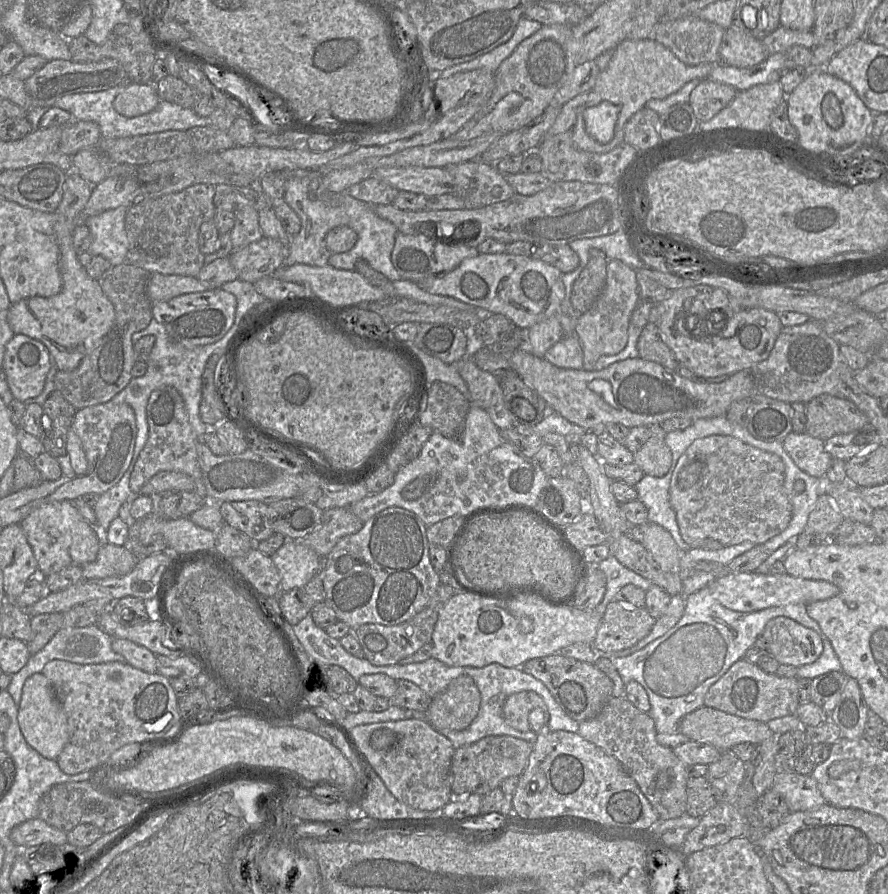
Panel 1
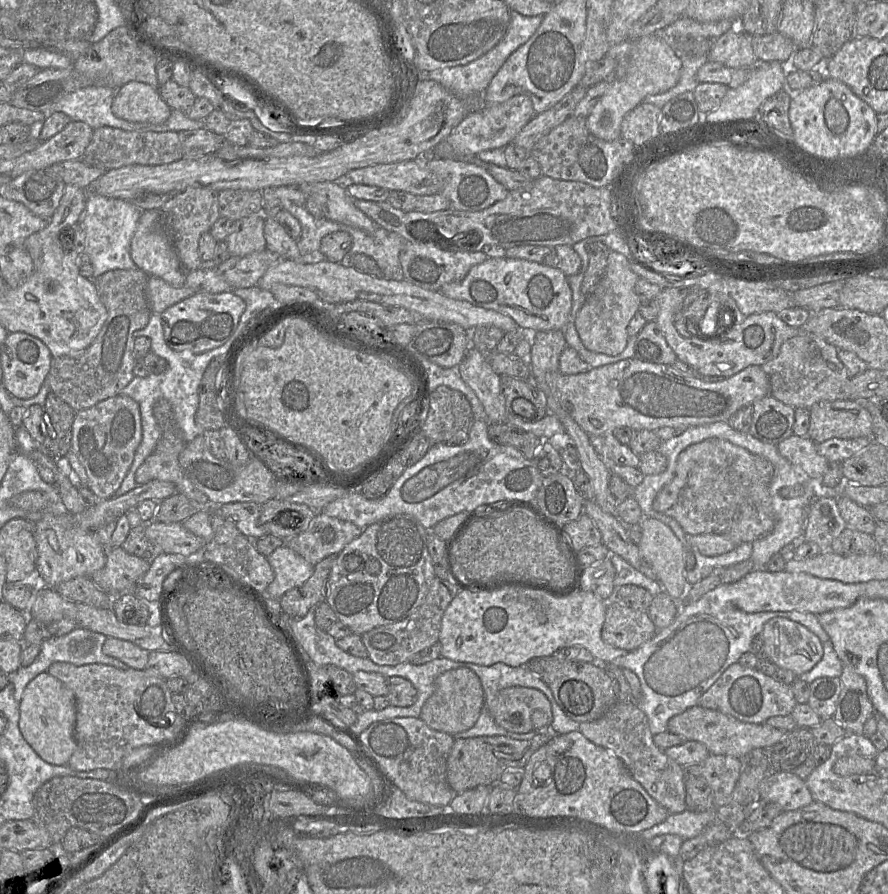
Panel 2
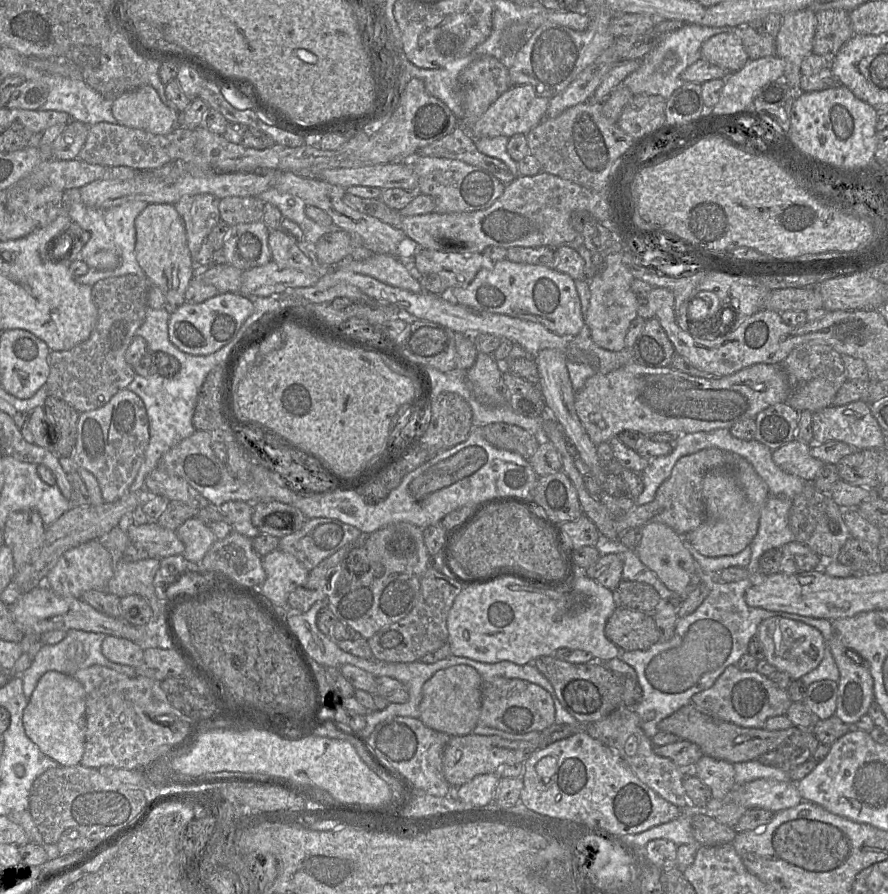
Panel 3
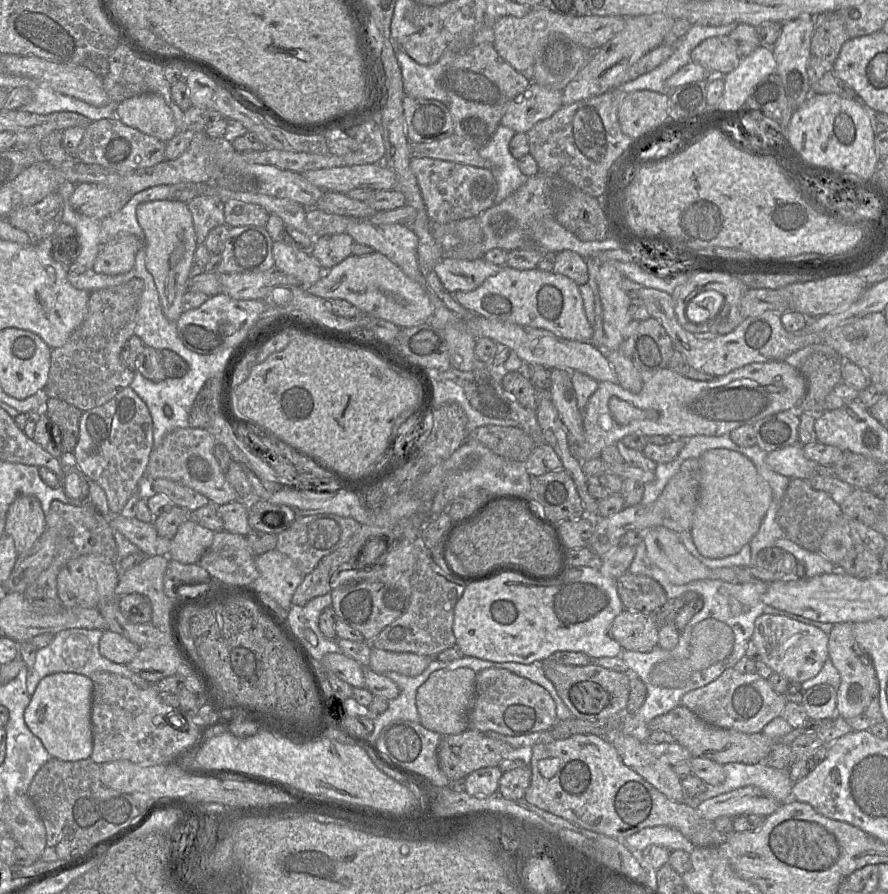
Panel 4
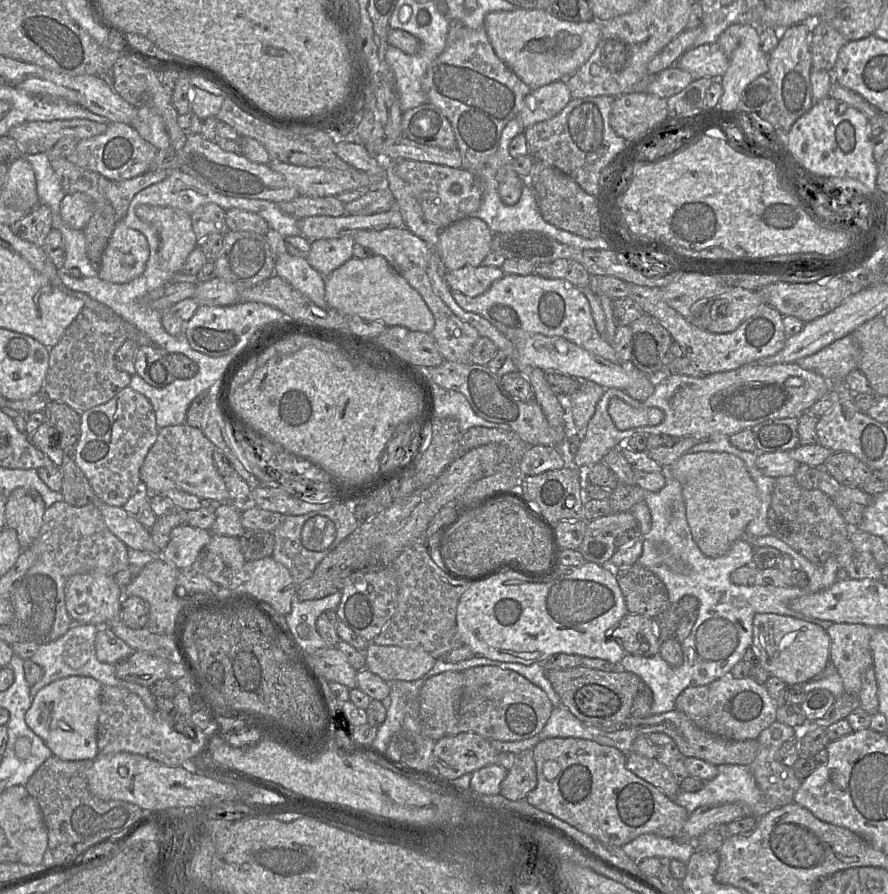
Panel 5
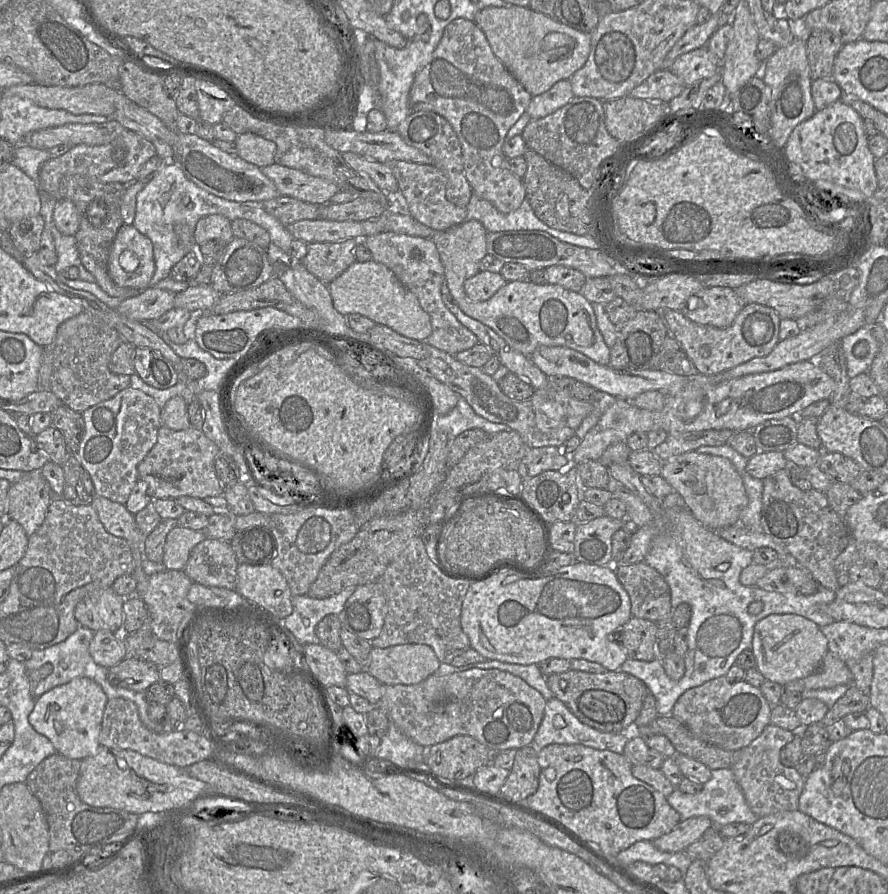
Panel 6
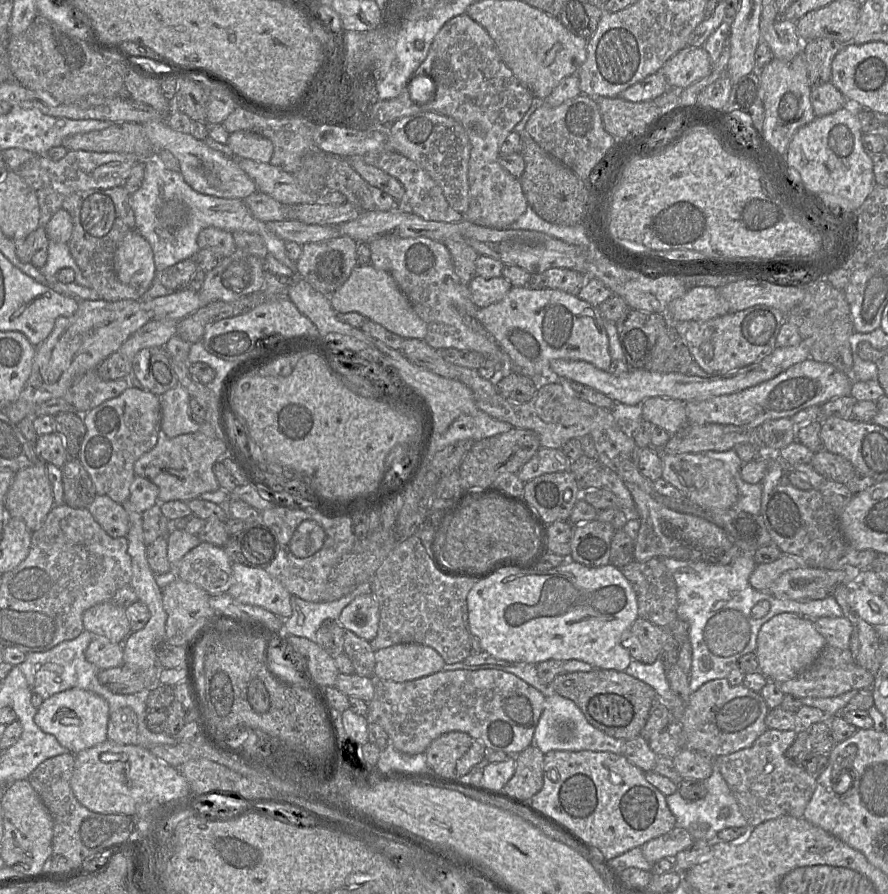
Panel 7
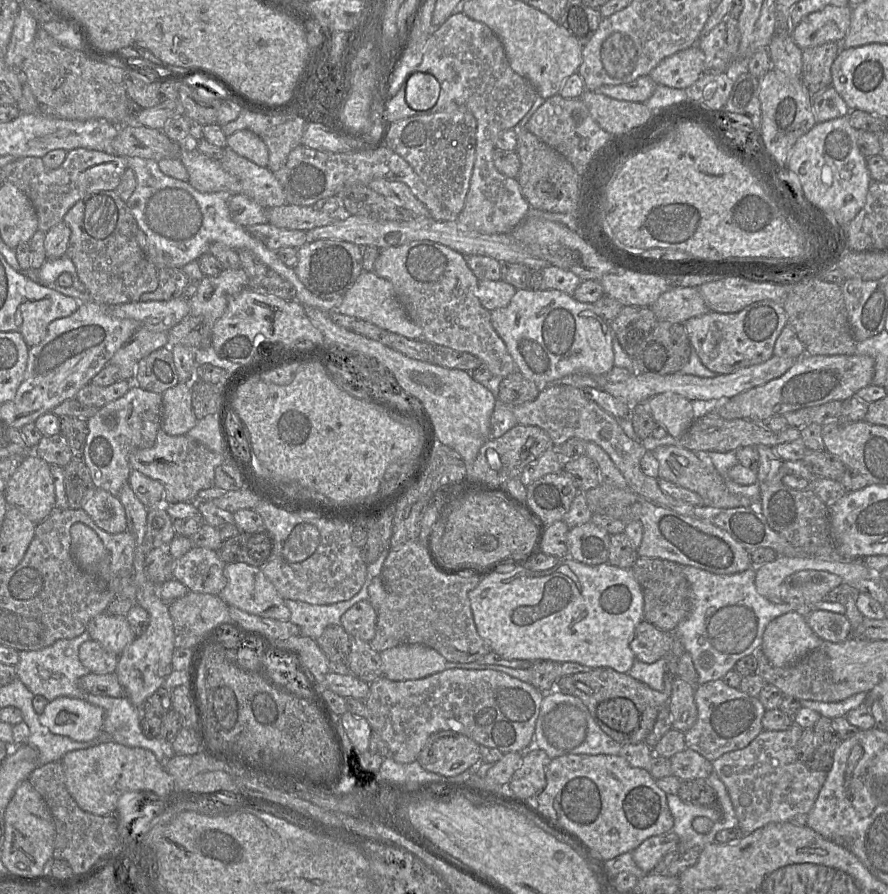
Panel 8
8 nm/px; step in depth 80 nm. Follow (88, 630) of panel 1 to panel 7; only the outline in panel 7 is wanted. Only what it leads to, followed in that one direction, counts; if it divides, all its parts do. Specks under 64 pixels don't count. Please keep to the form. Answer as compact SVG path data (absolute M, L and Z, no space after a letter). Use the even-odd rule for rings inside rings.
M87 630L75 639L63 641L50 650L44 652L30 652L26 654L23 663L17 665L32 692L40 695L44 700L52 695L71 689L80 688L91 691L104 698L109 705L110 712L115 712L122 707L130 707L137 716L139 735L142 737L142 745L175 745L178 742L176 737L171 737L164 732L155 733L148 729L146 716L148 708L145 704L144 694L115 694L98 681L98 669L94 664L85 658L85 651L93 638L93 634Z

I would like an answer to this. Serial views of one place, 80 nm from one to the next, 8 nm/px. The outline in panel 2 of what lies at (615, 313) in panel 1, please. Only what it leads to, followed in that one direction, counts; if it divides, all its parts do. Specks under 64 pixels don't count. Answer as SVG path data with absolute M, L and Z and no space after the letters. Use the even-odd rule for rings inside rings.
M610 252L606 271L595 290L586 298L574 318L575 328L585 346L591 352L617 356L624 351L628 342L628 325L640 307L635 292L639 276L630 268L629 260L621 253Z

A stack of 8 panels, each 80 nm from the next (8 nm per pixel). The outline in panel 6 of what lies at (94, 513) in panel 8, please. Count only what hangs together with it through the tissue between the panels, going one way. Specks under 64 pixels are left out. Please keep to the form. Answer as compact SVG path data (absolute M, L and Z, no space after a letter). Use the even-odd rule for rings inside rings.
M96 495L90 505L95 509L100 522L108 533L126 540L131 546L142 546L143 534L136 524L135 516L127 510L125 504Z

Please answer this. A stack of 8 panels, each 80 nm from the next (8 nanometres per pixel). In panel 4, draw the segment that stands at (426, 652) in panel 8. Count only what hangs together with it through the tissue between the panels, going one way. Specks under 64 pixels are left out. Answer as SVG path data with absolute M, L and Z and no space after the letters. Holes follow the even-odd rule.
M372 647L369 668L376 673L397 672L408 677L420 675L430 664L430 657L411 652L391 652Z

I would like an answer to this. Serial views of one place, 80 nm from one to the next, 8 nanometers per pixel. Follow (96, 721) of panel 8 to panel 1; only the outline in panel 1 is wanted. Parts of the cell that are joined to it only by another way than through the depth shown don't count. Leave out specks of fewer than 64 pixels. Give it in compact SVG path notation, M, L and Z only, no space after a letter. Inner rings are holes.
M35 673L25 681L17 718L26 742L44 758L56 761L68 742L67 716L50 681L42 673Z

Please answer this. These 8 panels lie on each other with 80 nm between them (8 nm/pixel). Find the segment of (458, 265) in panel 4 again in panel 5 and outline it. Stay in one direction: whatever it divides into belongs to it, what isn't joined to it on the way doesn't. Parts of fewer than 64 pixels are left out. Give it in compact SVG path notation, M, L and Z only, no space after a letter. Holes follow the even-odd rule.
M465 266L447 271L446 281L452 292L460 292L468 297L476 297L486 292L492 283L505 274L501 268L491 266Z

